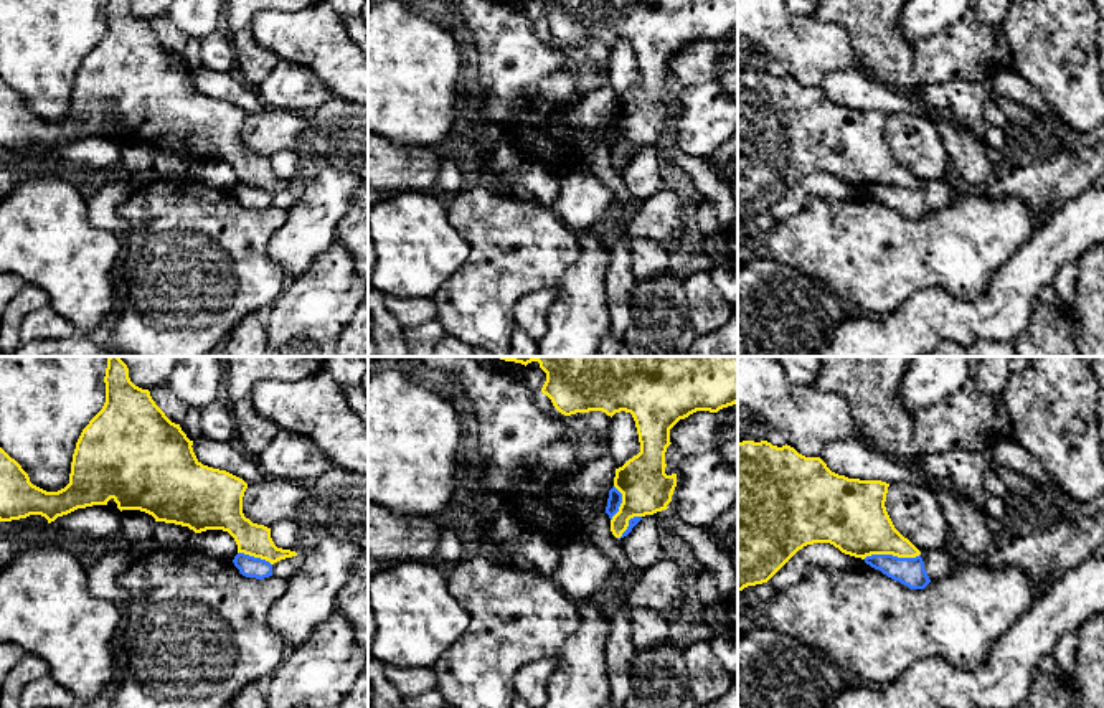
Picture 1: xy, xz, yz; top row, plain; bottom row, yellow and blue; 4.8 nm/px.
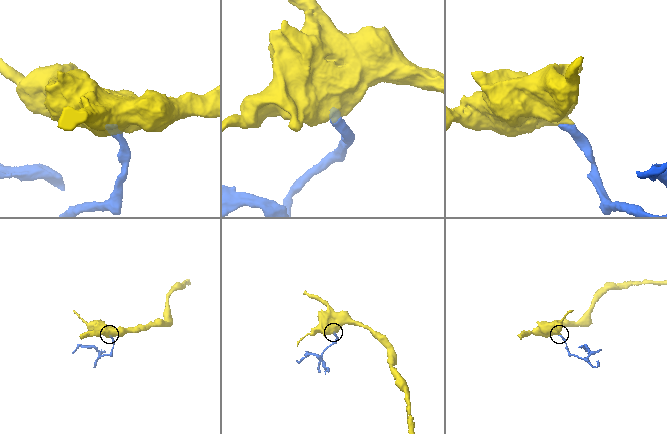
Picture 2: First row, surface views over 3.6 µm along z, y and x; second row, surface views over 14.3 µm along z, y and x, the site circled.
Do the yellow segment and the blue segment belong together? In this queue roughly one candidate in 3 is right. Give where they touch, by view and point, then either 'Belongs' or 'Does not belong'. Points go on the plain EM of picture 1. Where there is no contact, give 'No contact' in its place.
Touches yellow at yz (891, 184). Does not belong

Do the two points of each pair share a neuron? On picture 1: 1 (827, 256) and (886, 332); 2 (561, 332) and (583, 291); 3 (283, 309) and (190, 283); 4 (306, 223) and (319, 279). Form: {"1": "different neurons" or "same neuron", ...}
{"1": "different neurons", "2": "same neuron", "3": "different neurons", "4": "different neurons"}

